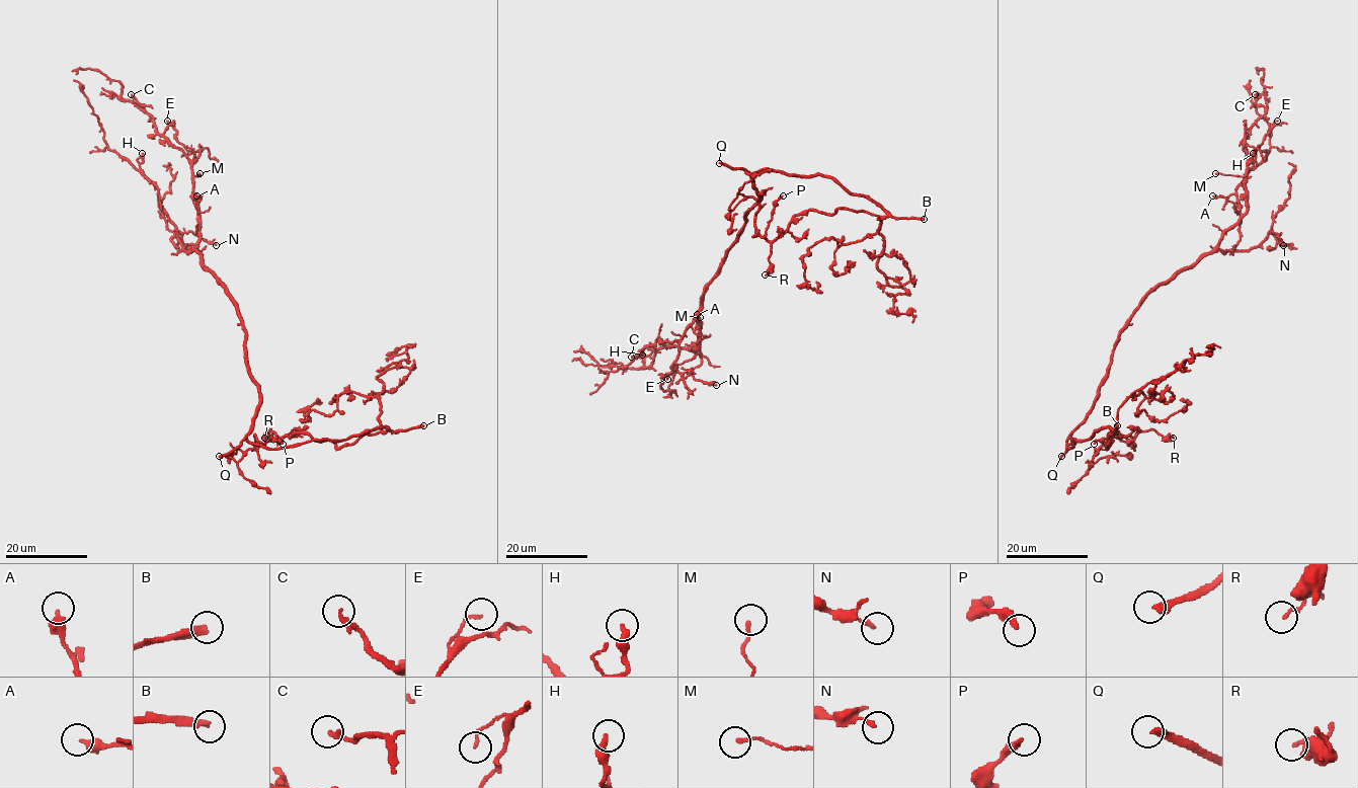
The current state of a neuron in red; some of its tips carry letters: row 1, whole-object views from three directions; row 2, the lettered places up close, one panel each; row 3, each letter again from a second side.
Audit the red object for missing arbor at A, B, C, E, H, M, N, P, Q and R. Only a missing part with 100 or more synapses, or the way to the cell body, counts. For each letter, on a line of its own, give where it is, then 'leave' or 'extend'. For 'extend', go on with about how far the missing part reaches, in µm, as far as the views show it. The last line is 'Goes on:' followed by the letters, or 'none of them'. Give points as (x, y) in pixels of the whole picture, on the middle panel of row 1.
A: at (697, 314); leave
B: at (924, 219); extend; about 80 µm are missing
C: at (631, 357); leave
E: at (667, 379); leave
H: at (642, 355); leave
M: at (700, 317); leave
N: at (716, 385); leave
P: at (783, 195); leave
Q: at (719, 163); extend; about 110 µm are missing
R: at (765, 274); leave
Goes on: B, Q

